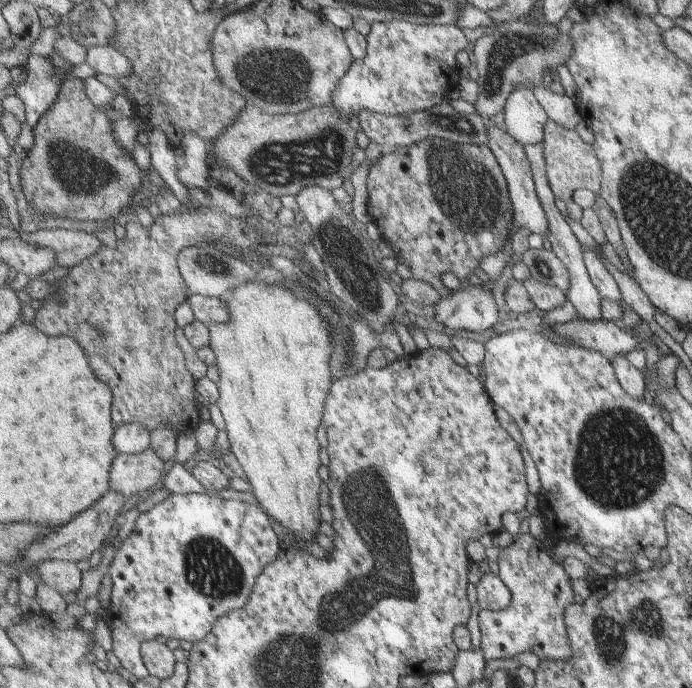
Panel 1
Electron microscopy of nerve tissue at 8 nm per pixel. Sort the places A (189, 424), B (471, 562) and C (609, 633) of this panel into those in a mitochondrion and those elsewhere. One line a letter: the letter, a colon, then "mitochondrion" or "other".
A: other
B: other
C: mitochondrion

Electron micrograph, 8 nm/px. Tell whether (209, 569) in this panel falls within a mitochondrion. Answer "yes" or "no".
yes

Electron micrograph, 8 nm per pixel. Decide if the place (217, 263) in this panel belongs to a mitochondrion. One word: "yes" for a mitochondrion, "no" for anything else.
no

